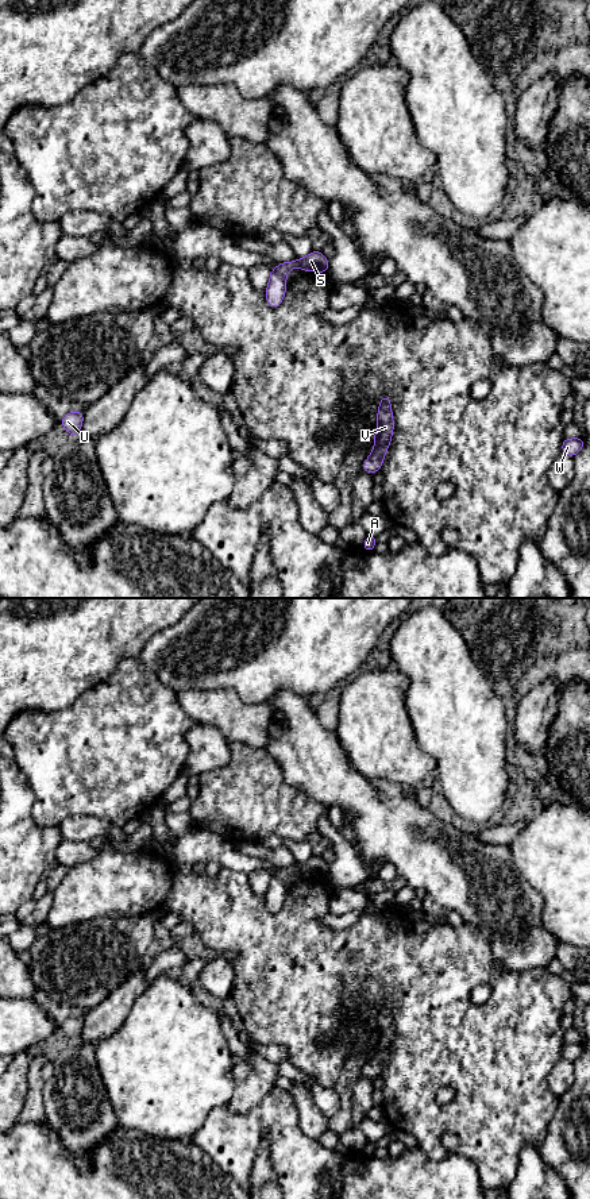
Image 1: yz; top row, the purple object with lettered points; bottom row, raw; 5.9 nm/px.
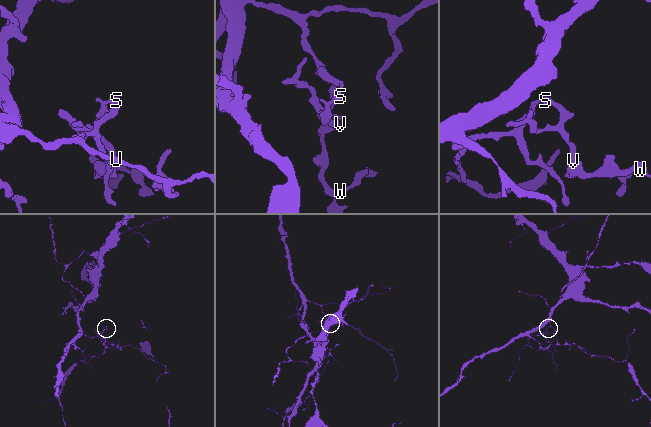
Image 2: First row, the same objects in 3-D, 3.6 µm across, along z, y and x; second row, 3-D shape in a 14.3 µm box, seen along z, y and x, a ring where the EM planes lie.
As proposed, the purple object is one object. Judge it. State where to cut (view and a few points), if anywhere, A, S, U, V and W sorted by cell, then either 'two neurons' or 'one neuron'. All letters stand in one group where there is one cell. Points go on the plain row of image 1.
cut yz (297, 864), (299, 870); groups A U / S V W; two neurons

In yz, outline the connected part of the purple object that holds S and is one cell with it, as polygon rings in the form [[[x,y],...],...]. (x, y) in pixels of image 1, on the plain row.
[[[313,855],[306,861],[298,864],[298,871],[301,876],[328,878],[329,864],[321,856]]]

